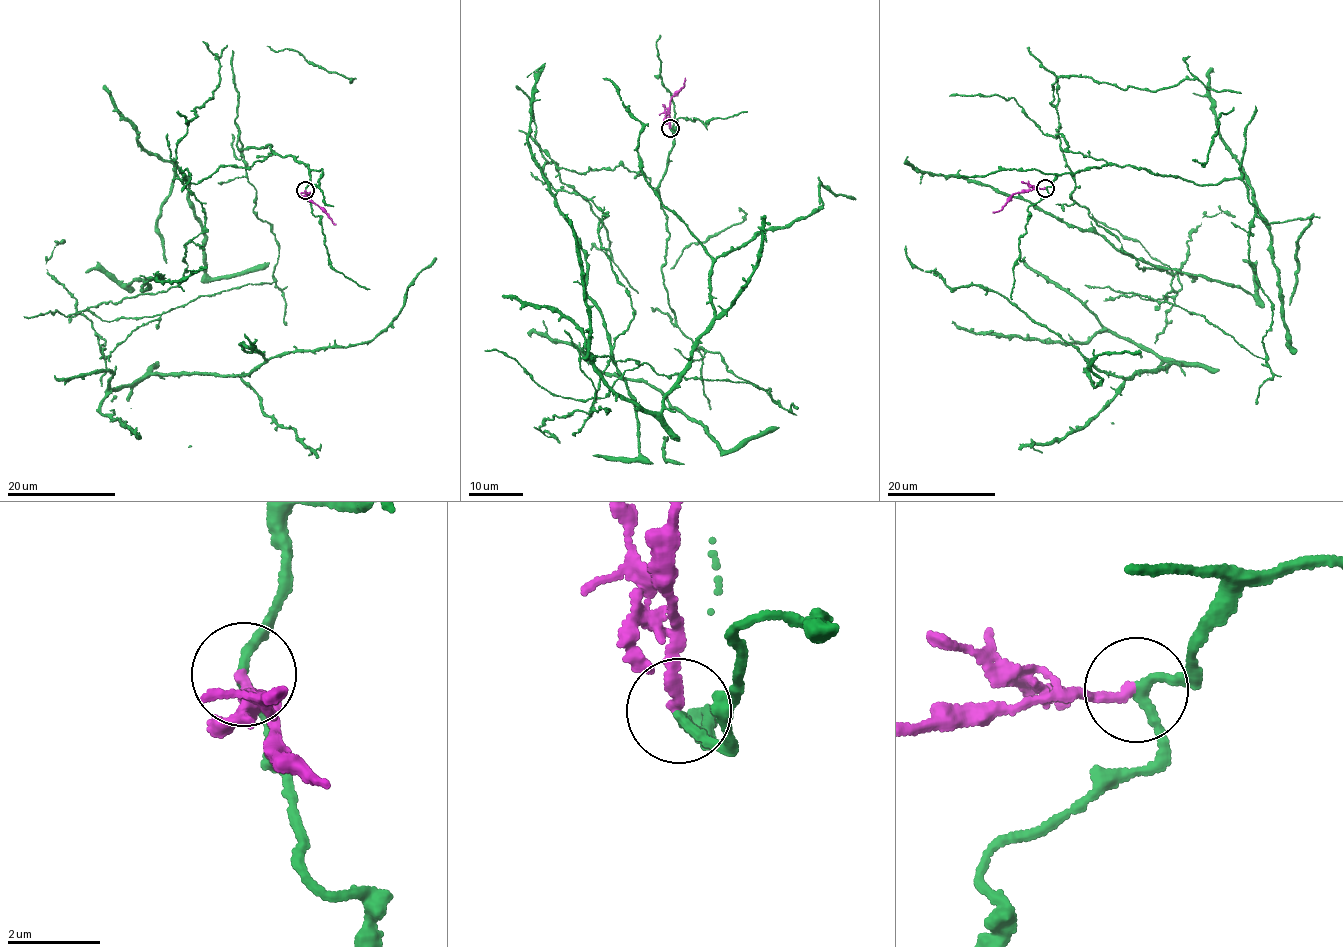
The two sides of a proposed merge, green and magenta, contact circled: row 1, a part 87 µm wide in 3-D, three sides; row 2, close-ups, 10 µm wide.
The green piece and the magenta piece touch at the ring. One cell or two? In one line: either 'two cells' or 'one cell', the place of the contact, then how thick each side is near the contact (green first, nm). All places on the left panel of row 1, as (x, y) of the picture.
two cells; place (305, 190); calibres 190 and 220 nm

